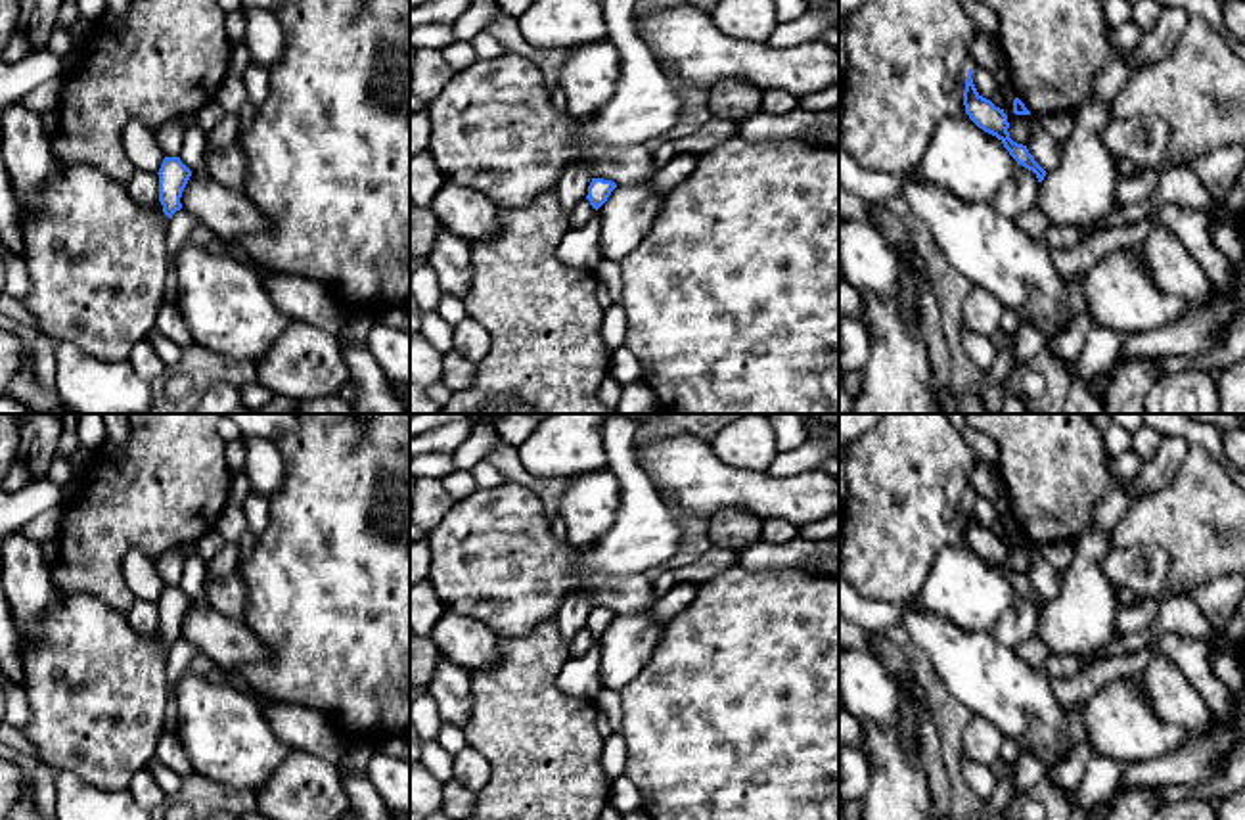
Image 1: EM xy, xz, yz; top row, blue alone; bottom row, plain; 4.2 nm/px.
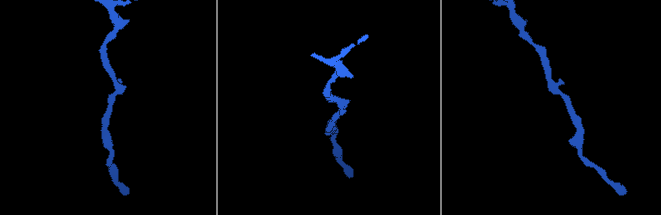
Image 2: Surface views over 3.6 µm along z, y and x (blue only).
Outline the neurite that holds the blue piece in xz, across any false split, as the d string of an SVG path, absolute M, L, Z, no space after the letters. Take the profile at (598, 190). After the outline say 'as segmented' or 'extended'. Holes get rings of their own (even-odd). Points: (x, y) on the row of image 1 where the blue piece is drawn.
M592 178L590 186L588 186L588 195L586 199L590 201L590 205L598 211L607 197L611 195L611 192L617 188L615 182L611 180L603 180L603 178Z; as segmented

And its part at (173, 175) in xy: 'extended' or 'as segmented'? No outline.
as segmented

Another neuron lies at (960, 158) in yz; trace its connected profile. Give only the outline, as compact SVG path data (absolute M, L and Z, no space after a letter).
M969 115L946 117L933 130L914 176L971 203L992 203L1017 161L1002 140L979 128Z

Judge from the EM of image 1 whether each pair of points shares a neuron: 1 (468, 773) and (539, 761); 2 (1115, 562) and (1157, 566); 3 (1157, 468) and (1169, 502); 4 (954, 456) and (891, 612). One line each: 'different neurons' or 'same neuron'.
1: different neurons
2: same neuron
3: different neurons
4: different neurons

